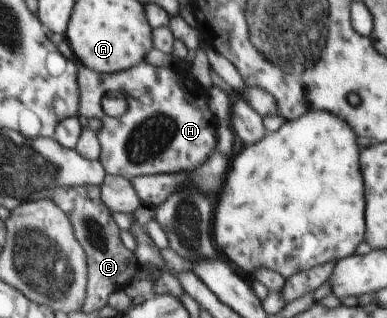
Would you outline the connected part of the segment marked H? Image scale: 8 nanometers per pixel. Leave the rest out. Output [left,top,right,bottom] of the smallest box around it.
[77,63,217,178]

